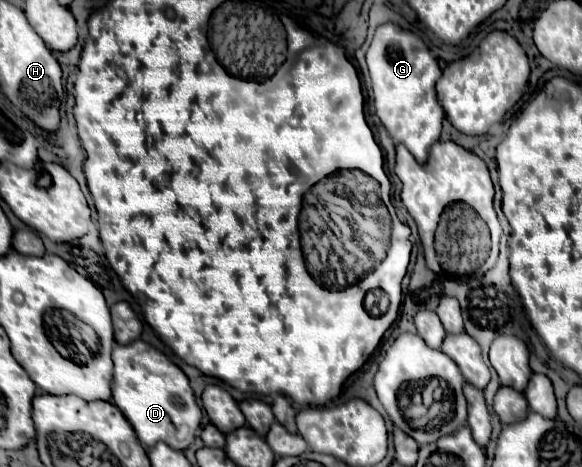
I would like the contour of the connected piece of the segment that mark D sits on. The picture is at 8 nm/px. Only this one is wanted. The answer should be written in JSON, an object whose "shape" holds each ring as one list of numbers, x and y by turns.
{"shape":[[135,340,131,344,115,344,113,350,113,404,131,422,139,442,145,448,167,442,175,450,185,450,201,424,201,408,195,402,189,378,155,346]]}

